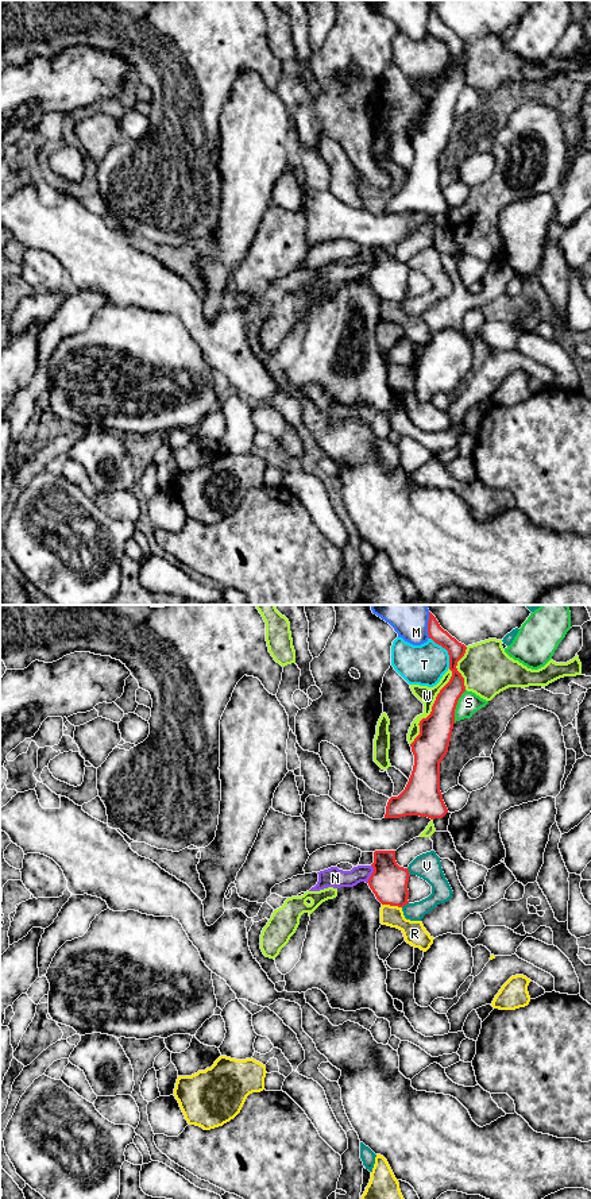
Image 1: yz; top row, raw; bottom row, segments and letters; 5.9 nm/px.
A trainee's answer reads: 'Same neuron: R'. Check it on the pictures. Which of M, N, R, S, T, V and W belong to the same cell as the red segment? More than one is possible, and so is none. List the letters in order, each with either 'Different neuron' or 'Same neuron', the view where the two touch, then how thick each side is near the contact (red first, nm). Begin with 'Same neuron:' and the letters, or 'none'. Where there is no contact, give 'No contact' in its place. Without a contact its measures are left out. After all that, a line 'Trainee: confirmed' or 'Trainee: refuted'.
Same neuron: none
M: Different neuron. Touches red in yz. Thickness 100 nm (red) against 280 nm
N: Different neuron. Touches red in yz. Thickness 220 nm (red) against 120 nm
R: Different neuron. Touches red in yz. Thickness 220 nm (red) against 140 nm
S: Different neuron. Touches red in yz. Thickness 190 nm (red) against 120 nm
T: Different neuron. Touches red in yz. Thickness 110 nm (red) against 240 nm
V: Different neuron. Touches red in yz. Thickness 220 nm (red) against 160 nm
W: Different neuron. Touches red in yz. Thickness 200 nm (red) against 100 nm
Trainee: refuted

